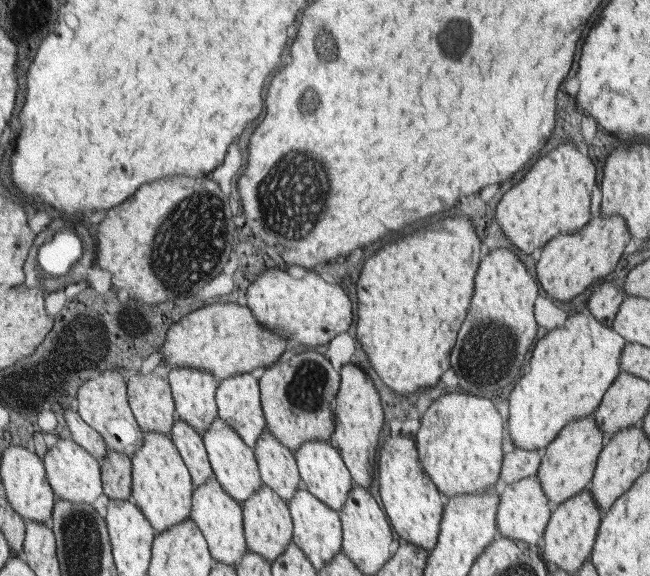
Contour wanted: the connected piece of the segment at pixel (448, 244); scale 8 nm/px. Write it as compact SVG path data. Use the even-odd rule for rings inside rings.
M454 214L442 218L440 222L426 224L390 244L384 244L378 250L378 256L372 254L364 262L362 280L357 287L360 303L356 337L374 370L395 393L416 395L418 386L436 385L440 376L450 368L450 350L456 342L460 324L471 307L472 292L475 292L474 276L480 264L480 250L482 243L474 231L470 216Z

